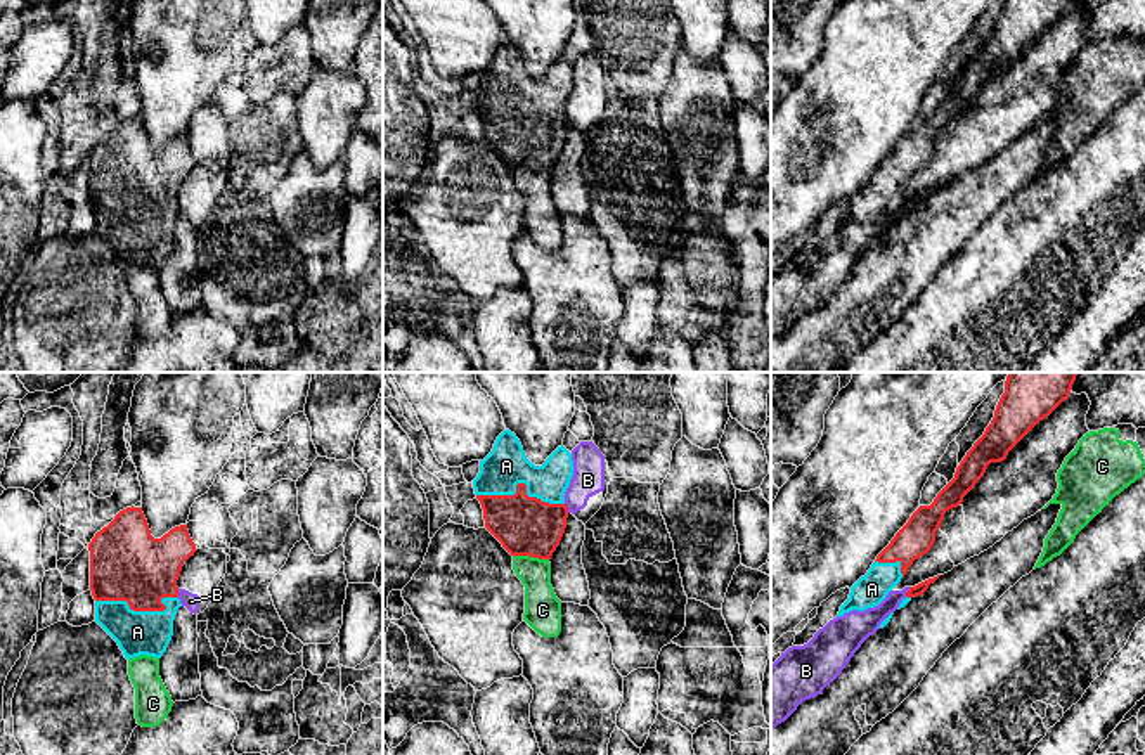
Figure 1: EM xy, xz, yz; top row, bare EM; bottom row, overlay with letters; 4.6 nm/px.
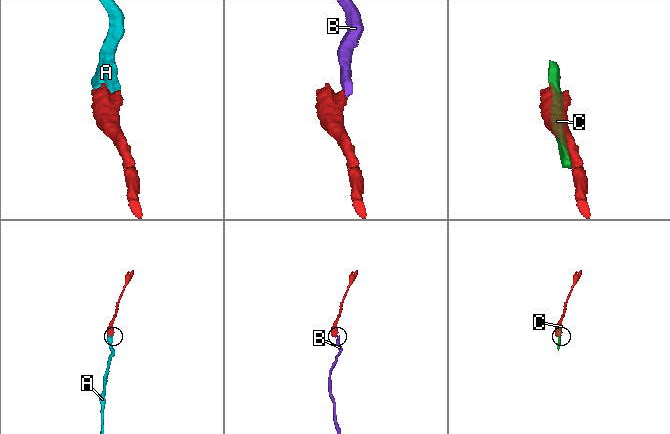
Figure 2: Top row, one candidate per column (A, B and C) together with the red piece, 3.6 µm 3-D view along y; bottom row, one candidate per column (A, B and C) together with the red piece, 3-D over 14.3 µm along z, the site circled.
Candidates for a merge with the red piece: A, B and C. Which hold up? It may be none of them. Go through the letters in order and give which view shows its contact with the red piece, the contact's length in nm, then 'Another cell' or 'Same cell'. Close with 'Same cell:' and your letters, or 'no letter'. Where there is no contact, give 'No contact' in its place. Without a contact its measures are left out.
A: Touches red in xz. Shared border 420 nm. Same cell
B: Touches red in yz. Shared border 50 nm. Another cell
C: Touches red in xz. Shared border 170 nm. Another cell
Same cell: A

